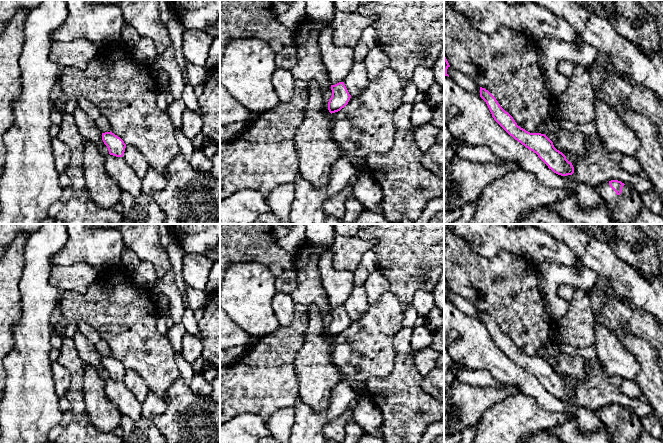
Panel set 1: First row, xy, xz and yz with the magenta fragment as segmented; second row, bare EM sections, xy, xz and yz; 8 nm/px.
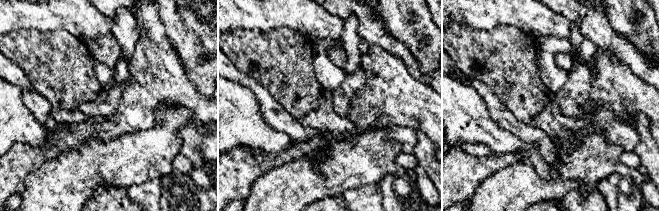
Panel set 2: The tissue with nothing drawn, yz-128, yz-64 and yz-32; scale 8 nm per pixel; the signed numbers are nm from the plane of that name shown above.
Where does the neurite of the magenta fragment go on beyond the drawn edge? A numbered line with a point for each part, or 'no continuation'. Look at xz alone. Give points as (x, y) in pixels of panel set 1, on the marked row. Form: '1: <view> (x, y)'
no continuation

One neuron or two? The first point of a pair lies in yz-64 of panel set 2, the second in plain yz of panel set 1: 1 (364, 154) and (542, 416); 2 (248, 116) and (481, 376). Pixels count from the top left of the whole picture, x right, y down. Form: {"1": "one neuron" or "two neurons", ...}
{"1": "one neuron", "2": "two neurons"}

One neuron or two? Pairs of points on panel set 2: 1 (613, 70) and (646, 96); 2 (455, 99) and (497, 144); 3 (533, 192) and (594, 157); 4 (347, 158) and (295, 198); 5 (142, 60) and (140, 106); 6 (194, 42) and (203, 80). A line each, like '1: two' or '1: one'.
1: one
2: one
3: one
4: one
5: one
6: one

